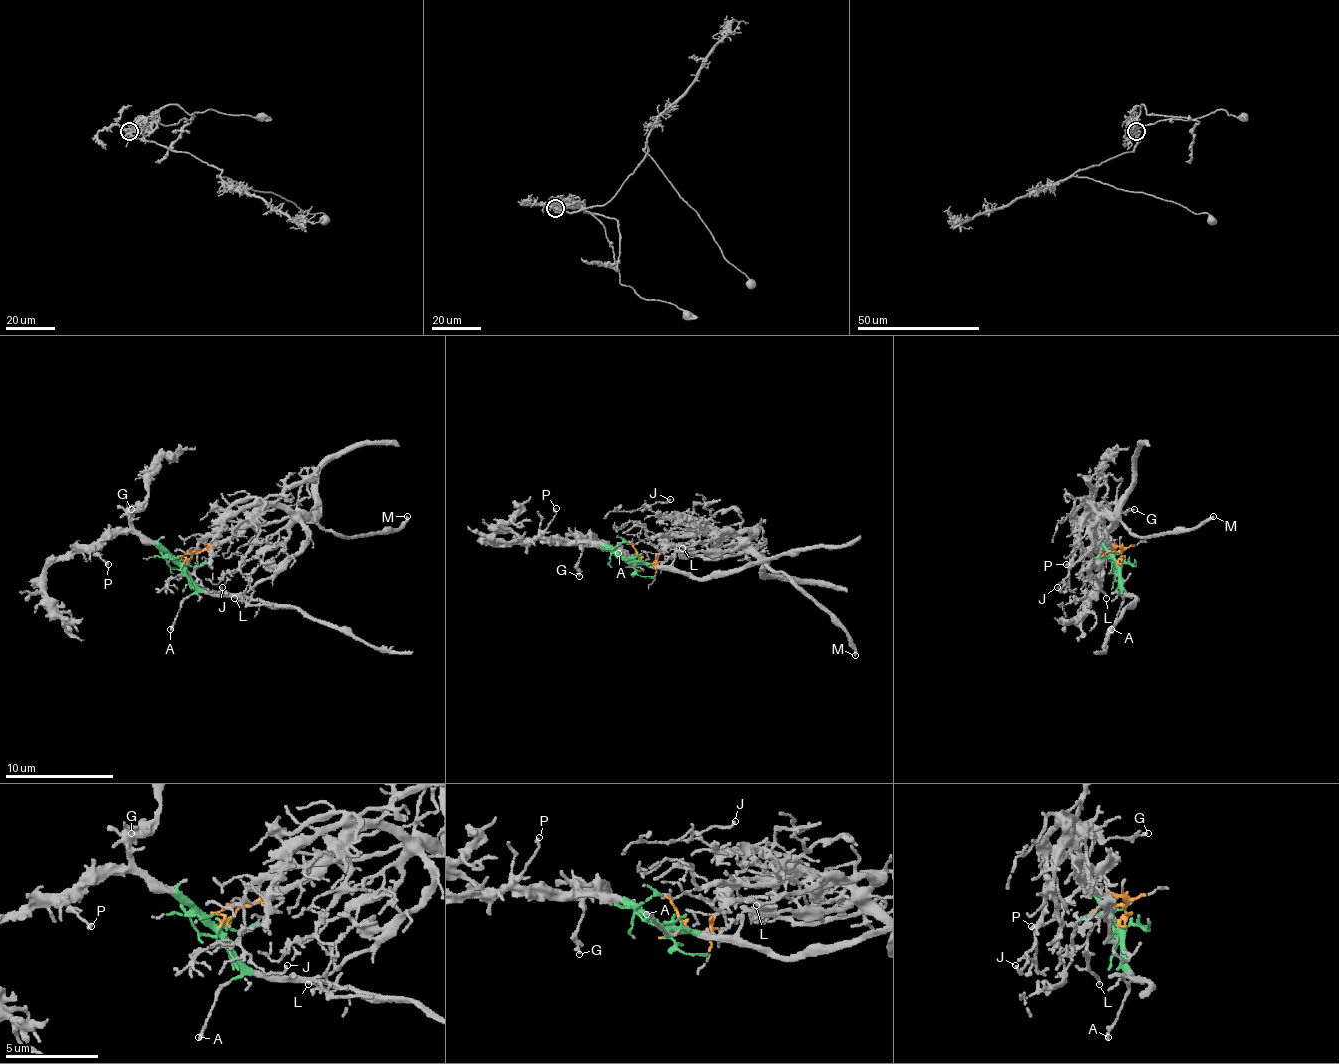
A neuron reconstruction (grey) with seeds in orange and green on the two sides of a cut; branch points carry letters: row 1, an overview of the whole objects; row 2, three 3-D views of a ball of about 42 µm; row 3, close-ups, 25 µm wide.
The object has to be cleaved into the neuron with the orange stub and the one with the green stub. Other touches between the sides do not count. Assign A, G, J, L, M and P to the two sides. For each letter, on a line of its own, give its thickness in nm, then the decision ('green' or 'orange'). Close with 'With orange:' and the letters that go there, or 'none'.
A: 160 nm | green
G: 170 nm | green
J: 120 nm | orange
L: 120 nm | orange
M: 200 nm | orange
P: 120 nm | green
With orange: J, L, M

